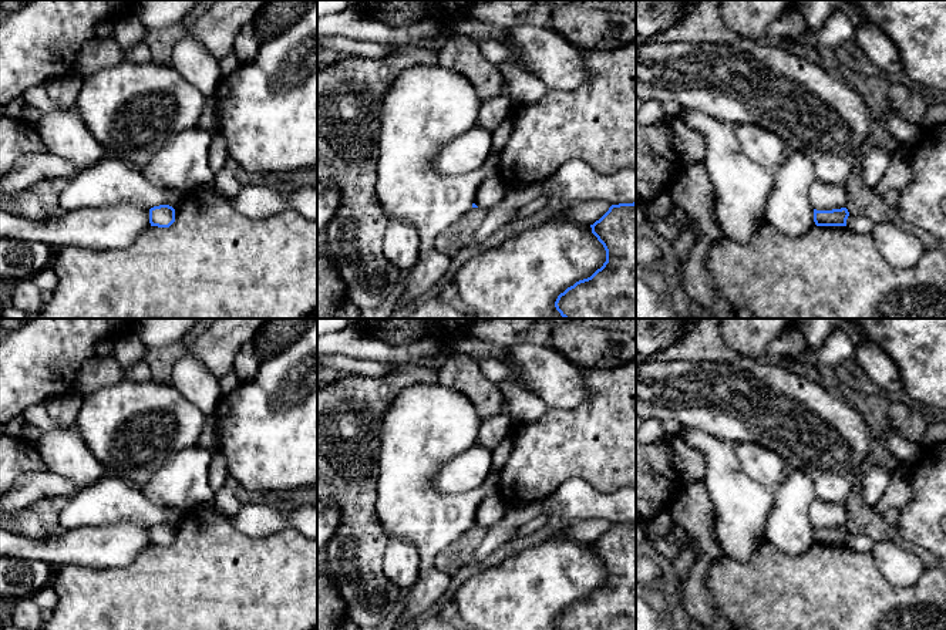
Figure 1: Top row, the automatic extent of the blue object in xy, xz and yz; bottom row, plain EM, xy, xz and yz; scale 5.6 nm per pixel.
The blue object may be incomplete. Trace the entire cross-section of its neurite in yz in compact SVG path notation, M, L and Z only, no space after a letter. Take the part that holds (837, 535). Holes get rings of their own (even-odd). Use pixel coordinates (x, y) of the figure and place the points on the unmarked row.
M846 526L832 529L814 528L814 540L817 545L846 545L849 530Z

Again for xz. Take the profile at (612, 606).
M636 520L612 523L592 552L606 569L606 580L590 596L576 600L555 620L558 630L636 630Z

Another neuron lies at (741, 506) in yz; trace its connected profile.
M683 428L679 438L706 458L704 485L714 508L714 533L723 555L750 560L765 539L774 489L753 481L741 468L734 444L700 429Z

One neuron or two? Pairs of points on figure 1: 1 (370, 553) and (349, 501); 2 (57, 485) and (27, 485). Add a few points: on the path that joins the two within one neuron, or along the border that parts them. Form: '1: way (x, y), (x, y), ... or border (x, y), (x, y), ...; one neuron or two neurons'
1: way (360, 541), (357, 514); one neuron
2: way (50, 485), (34, 485); one neuron

